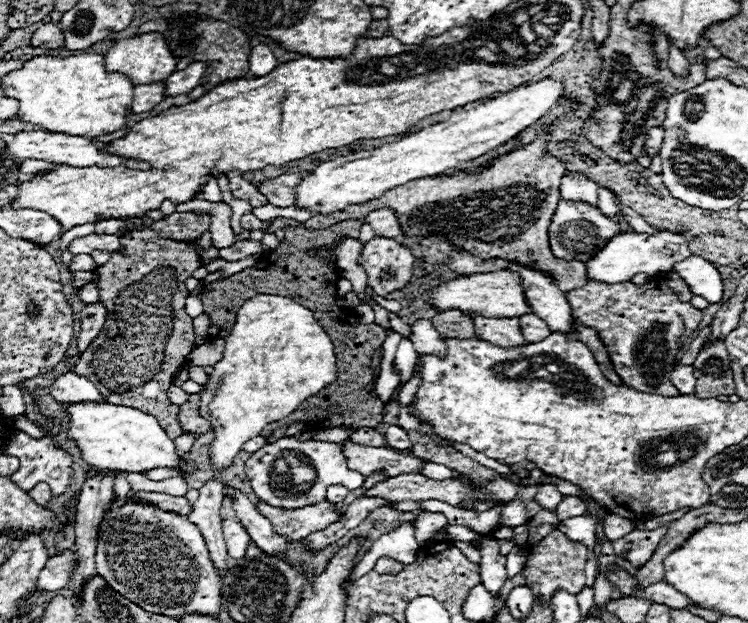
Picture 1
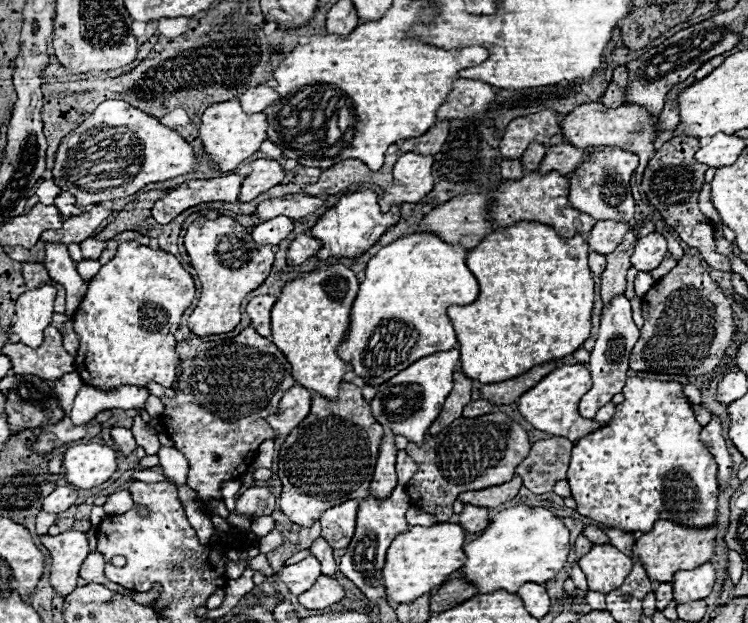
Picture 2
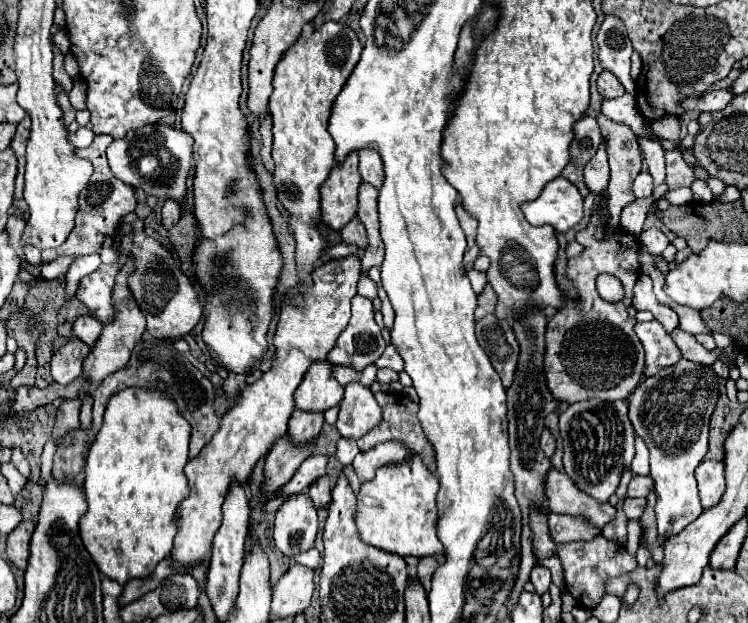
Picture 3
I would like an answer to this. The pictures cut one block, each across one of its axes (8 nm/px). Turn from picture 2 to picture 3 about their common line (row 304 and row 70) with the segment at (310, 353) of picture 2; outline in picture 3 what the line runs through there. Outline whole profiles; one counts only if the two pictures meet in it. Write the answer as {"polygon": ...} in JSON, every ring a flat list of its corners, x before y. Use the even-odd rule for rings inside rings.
{"polygon":[[342,18,338,22,324,22,320,28,316,28,308,40,296,40,284,54,282,60,278,60,274,70,274,94,270,98,270,116,274,122,274,146,272,146,272,158,276,164,274,170,274,186,278,190,278,200,290,214,290,224,296,238,296,264,298,264,298,276,304,284,310,286,310,274,314,266,318,266,322,260,322,252,326,250,326,242,320,236,318,228,314,224,320,224,320,184,324,182,324,176,330,174,334,168,334,140,328,134,328,118,332,104,346,84,348,76,352,74,354,66,360,60,362,44,356,36,356,32,348,26,348,20]]}

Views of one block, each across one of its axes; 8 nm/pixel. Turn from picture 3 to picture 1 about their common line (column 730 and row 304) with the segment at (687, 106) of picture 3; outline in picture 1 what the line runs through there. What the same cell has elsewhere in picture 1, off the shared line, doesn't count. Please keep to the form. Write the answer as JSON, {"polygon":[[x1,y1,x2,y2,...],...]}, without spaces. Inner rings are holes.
{"polygon":[[100,302,88,304,82,310,82,314,80,314,80,334,78,334,78,342,76,342,76,348,78,348,80,354,98,336,98,332,104,326,104,320,106,320,106,310,104,310,104,306]]}

